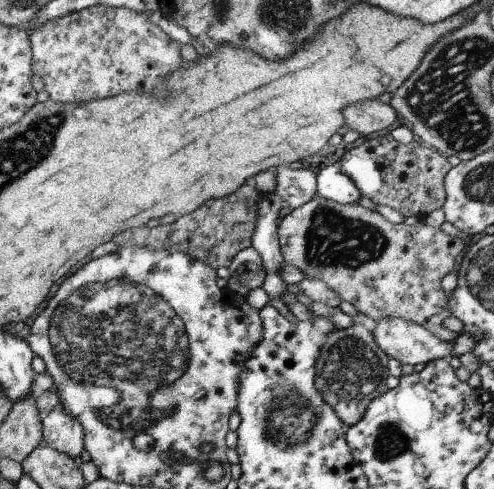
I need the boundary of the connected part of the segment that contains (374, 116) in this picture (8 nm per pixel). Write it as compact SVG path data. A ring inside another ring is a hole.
M367 100L361 104L347 106L343 110L343 124L359 135L367 136L371 132L379 132L389 128L395 122L395 112L389 104L379 100Z

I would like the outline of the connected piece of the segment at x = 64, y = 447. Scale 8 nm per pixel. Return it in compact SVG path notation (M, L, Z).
M60 404L41 419L42 444L53 448L59 454L67 454L71 460L79 457L84 448L81 424L75 418L67 416Z

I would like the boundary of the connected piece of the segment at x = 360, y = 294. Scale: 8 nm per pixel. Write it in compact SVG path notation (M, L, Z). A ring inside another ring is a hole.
M314 196L294 208L280 220L279 243L282 260L297 267L305 277L320 280L339 298L349 302L358 313L371 320L397 317L423 326L427 332L443 342L452 343L458 333L443 328L443 320L449 316L447 297L441 289L441 278L453 270L455 258L463 250L460 238L449 237L439 227L417 222L416 225L393 224L376 211L370 211L357 203L337 204Z

